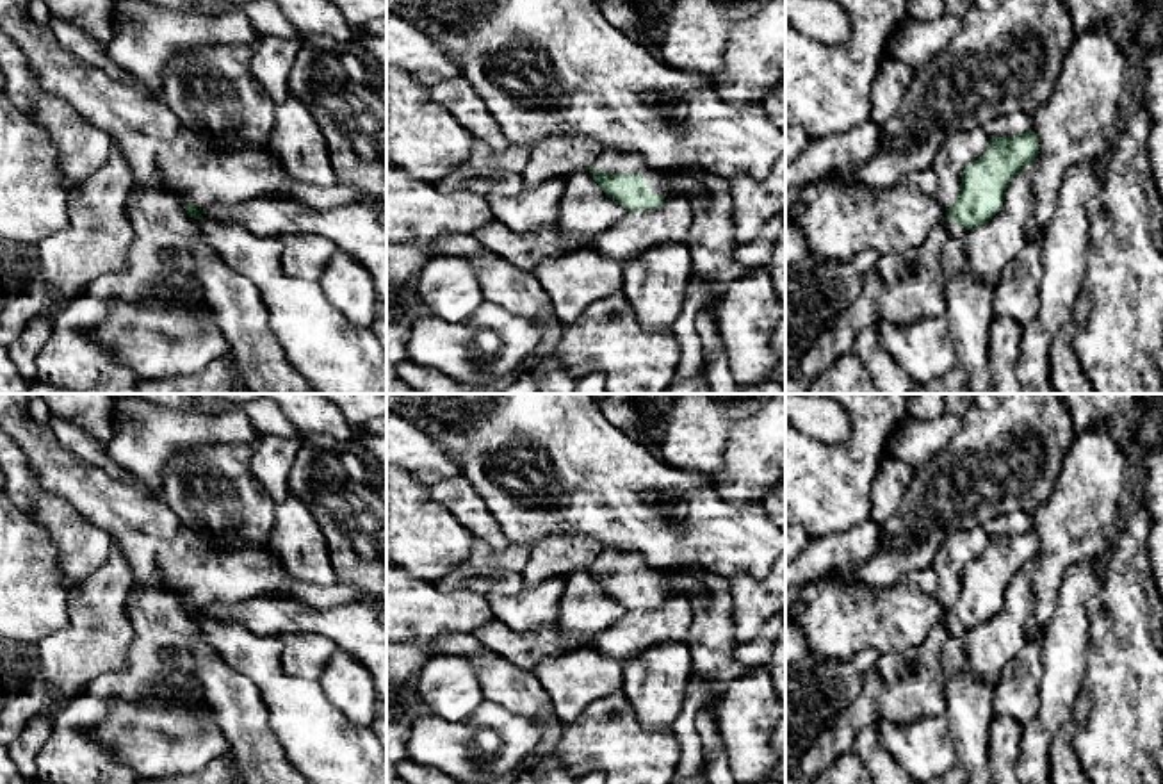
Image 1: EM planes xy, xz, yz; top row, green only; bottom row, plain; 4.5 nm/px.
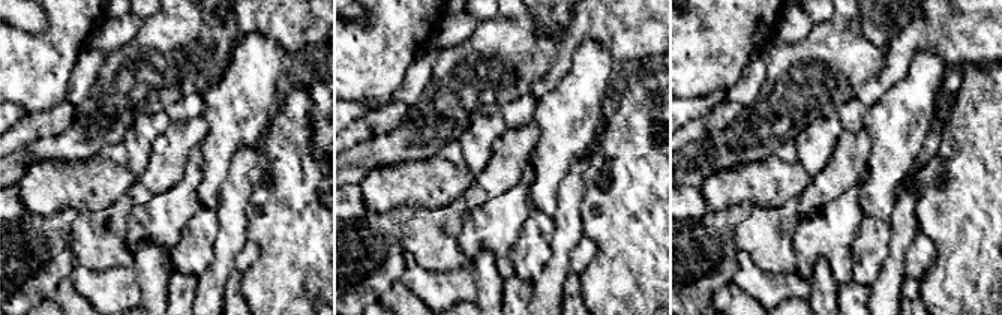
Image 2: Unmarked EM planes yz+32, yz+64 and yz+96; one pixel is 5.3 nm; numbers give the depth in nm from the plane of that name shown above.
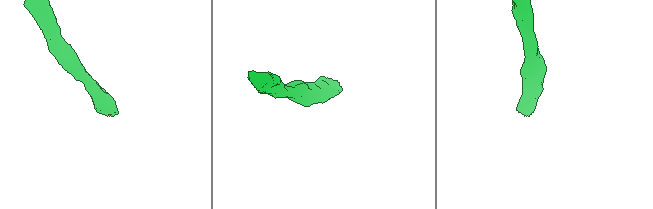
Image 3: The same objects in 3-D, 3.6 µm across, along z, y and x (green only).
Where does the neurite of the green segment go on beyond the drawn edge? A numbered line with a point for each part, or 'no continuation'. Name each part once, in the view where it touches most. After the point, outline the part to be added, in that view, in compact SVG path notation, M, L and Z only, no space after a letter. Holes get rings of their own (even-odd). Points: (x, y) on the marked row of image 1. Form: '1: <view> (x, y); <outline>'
1: xz (609, 161); M604 150L595 160L593 167L604 173L639 173L643 180L648 182L650 194L668 196L668 184L664 173L668 169L650 166L639 153L622 153L614 150Z

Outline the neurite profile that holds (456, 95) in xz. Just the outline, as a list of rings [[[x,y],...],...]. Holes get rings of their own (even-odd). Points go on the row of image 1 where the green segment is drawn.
[[[460,75],[427,86],[433,103],[449,109],[468,134],[495,150],[504,150],[511,143],[504,137],[500,125],[492,118],[484,100]]]

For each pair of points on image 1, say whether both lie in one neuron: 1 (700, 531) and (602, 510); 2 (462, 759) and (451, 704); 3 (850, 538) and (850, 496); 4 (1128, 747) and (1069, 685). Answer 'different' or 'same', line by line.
1: same
2: different
3: different
4: different

